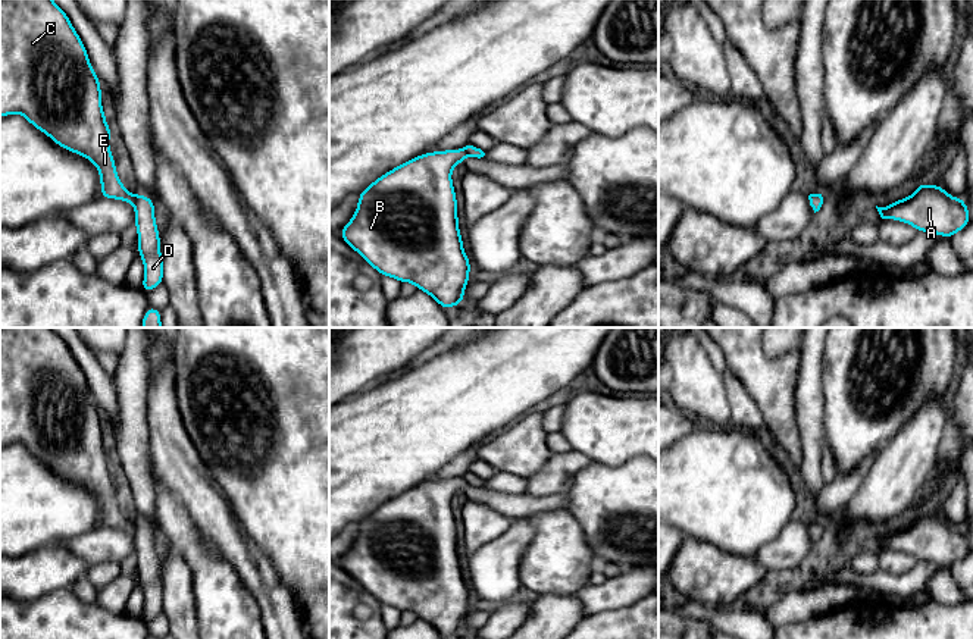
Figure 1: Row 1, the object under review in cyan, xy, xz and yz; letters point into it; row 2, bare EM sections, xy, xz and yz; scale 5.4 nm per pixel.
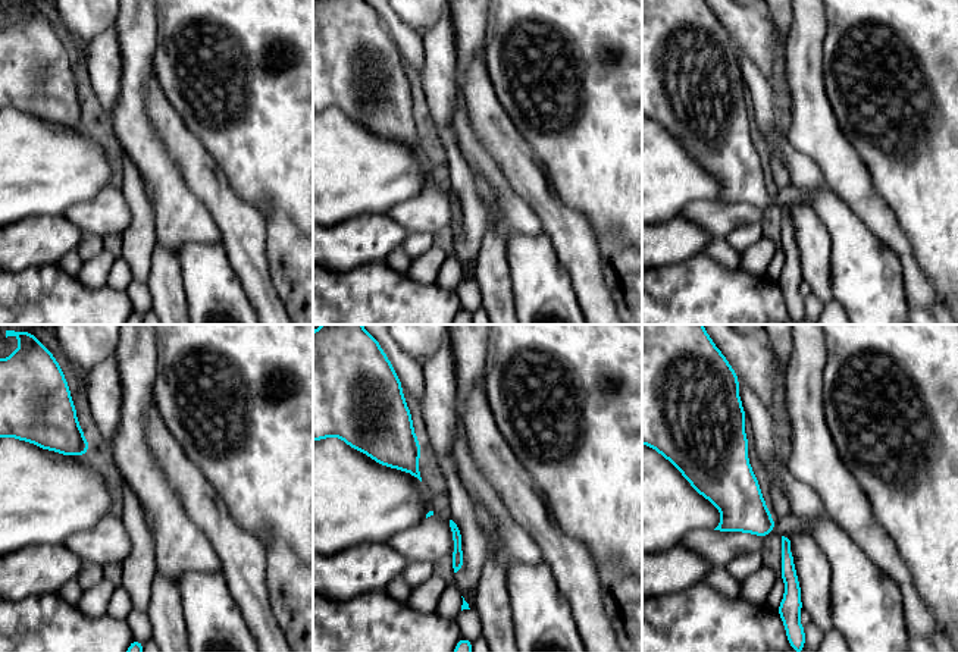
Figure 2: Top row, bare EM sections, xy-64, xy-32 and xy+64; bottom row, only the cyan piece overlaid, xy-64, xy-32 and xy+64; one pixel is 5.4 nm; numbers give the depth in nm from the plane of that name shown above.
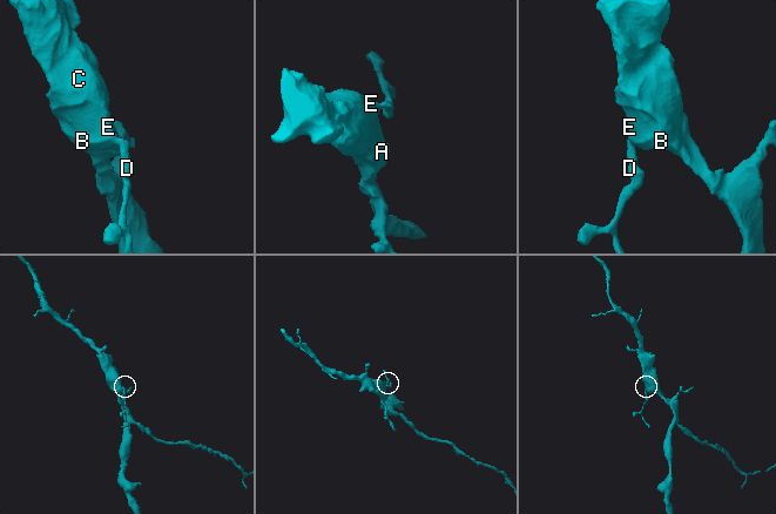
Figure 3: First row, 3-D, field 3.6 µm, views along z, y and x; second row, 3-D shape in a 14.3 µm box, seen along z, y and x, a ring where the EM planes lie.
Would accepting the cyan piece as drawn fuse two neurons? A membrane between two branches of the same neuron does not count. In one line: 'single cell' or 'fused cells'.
fused cells

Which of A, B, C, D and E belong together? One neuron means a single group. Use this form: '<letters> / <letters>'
A B C E / D

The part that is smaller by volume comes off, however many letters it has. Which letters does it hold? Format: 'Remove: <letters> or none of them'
Remove: D

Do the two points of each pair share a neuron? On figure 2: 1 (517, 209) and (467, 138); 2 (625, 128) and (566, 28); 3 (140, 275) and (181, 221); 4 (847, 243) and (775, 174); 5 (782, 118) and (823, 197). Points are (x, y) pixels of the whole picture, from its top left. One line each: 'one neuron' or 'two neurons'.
1: one neuron
2: one neuron
3: two neurons
4: two neurons
5: two neurons

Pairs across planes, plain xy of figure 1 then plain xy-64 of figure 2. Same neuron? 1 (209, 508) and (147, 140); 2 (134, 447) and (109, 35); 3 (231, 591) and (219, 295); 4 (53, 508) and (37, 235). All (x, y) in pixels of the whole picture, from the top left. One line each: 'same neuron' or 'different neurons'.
1: different neurons
2: same neuron
3: same neuron
4: different neurons

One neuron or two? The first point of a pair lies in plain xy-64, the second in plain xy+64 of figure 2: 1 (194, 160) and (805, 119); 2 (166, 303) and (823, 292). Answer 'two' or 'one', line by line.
1: one
2: one

